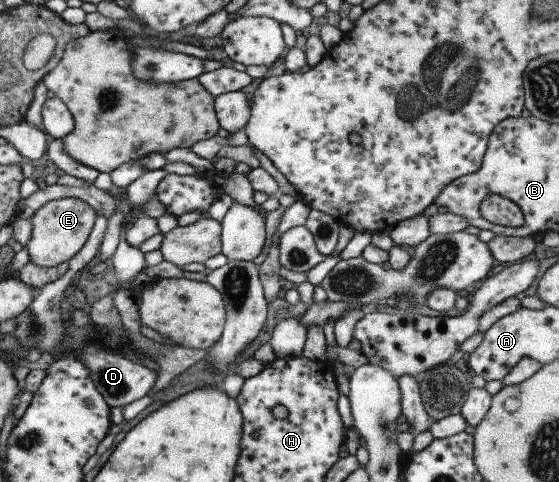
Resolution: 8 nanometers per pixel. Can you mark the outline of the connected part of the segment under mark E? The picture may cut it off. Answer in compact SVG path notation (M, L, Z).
M64 197L43 204L29 218L31 238L24 247L28 255L28 262L43 269L68 263L74 255L77 255L83 244L86 244L95 218L94 209L74 197Z

